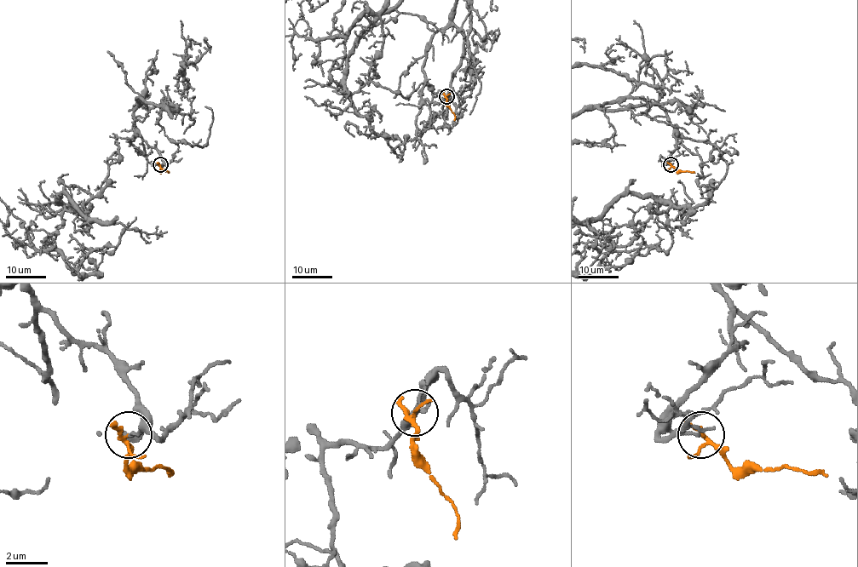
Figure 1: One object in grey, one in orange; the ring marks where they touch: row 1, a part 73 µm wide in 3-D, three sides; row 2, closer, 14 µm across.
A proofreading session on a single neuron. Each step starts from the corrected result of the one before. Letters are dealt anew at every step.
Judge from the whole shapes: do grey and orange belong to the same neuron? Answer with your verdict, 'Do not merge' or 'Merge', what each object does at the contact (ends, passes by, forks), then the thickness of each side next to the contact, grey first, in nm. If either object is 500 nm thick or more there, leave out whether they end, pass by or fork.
Do not merge. At the ring grey ends. At the ring orange forks. Thickness 120 nm (grey) against 150 nm

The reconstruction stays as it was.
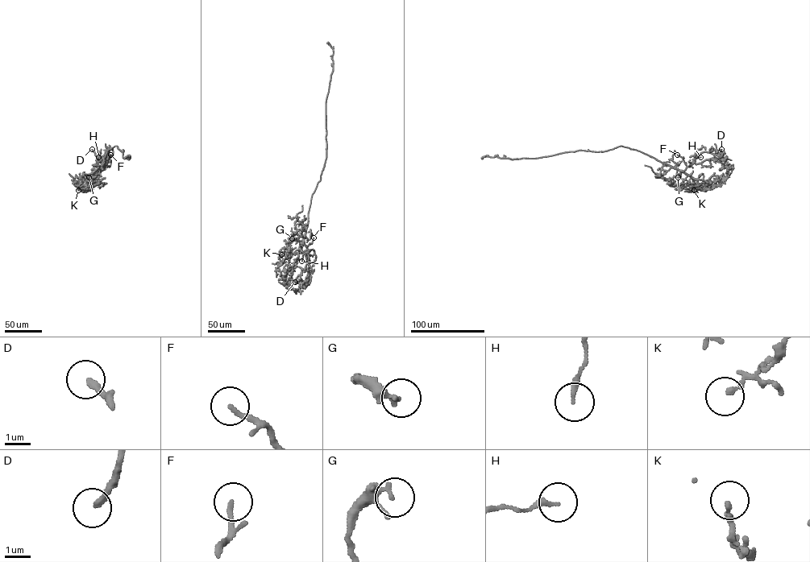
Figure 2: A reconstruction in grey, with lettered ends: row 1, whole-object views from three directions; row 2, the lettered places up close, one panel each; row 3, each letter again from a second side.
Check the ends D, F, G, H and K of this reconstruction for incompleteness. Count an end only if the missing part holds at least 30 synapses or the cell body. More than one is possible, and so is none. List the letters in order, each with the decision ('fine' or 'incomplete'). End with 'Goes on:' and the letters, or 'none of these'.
D: fine
F: fine
G: incomplete
H: fine
K: fine
Goes on: G

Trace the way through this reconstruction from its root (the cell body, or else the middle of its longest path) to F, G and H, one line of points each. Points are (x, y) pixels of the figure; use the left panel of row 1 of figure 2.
F: (114, 146), (108, 150), (101, 170), (110, 154)
G: (114, 146), (108, 150), (101, 167), (89, 177)
H: (114, 146), (108, 150), (101, 170), (104, 167), (98, 157)

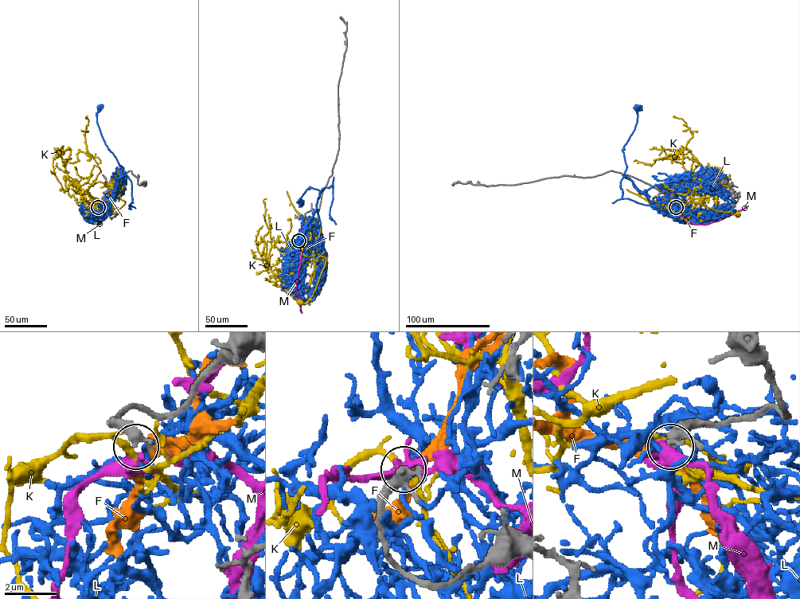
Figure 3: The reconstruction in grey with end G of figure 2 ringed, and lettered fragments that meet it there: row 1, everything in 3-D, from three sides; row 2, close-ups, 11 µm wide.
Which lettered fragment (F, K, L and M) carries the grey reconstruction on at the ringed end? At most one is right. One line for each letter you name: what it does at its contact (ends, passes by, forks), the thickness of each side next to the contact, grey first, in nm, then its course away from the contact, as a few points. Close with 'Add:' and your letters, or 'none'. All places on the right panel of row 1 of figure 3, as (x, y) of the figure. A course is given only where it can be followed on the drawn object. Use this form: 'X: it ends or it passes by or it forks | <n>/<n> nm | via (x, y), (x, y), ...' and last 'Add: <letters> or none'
Add: none

